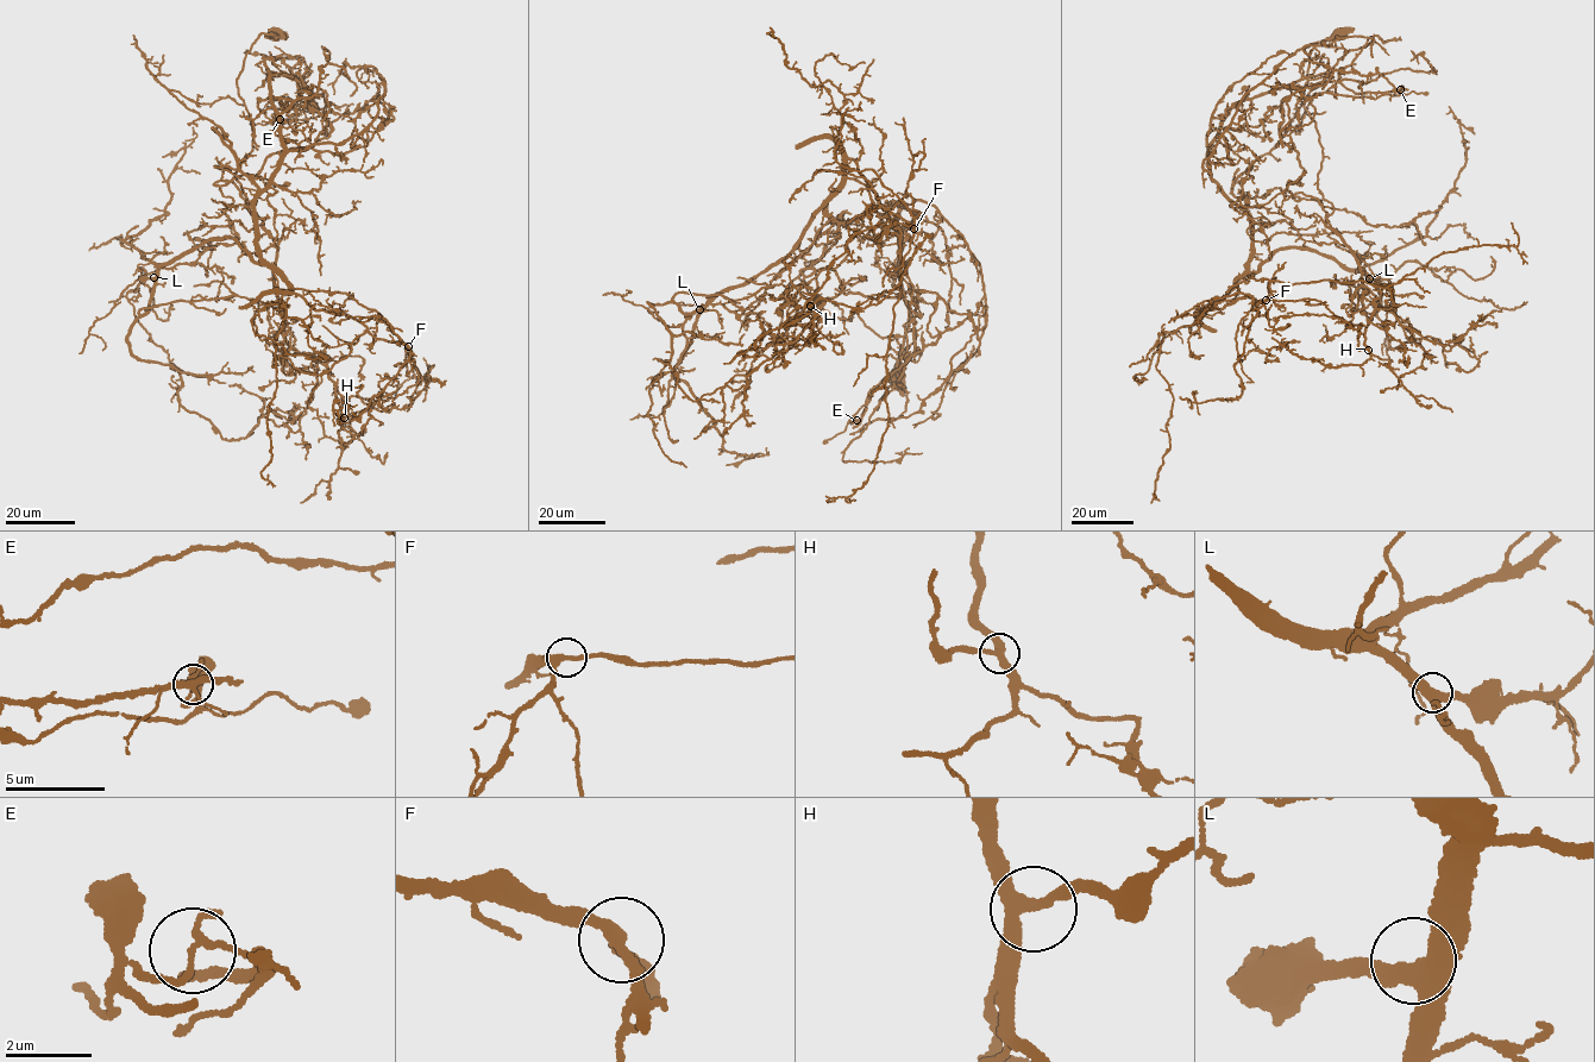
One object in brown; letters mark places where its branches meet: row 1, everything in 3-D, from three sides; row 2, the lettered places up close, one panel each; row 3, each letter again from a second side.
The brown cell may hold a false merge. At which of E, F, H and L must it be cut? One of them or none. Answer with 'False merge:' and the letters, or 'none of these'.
False merge: E

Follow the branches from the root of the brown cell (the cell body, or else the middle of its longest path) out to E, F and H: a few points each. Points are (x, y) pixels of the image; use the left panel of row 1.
E: (275, 32), (237, 80), (263, 227), (230, 181), (357, 148), (347, 117), (280, 119)
F: (275, 32), (237, 80), (257, 225), (230, 181), (326, 124), (276, 98), (257, 255), (408, 346)
H: (275, 32), (258, 36), (237, 80), (253, 142), (236, 180), (277, 247), (286, 340), (327, 368), (344, 418)

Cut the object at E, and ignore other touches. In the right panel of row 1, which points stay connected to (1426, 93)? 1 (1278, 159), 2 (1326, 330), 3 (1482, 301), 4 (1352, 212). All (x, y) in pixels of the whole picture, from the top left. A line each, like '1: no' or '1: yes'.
1: no
2: yes
3: no
4: yes

